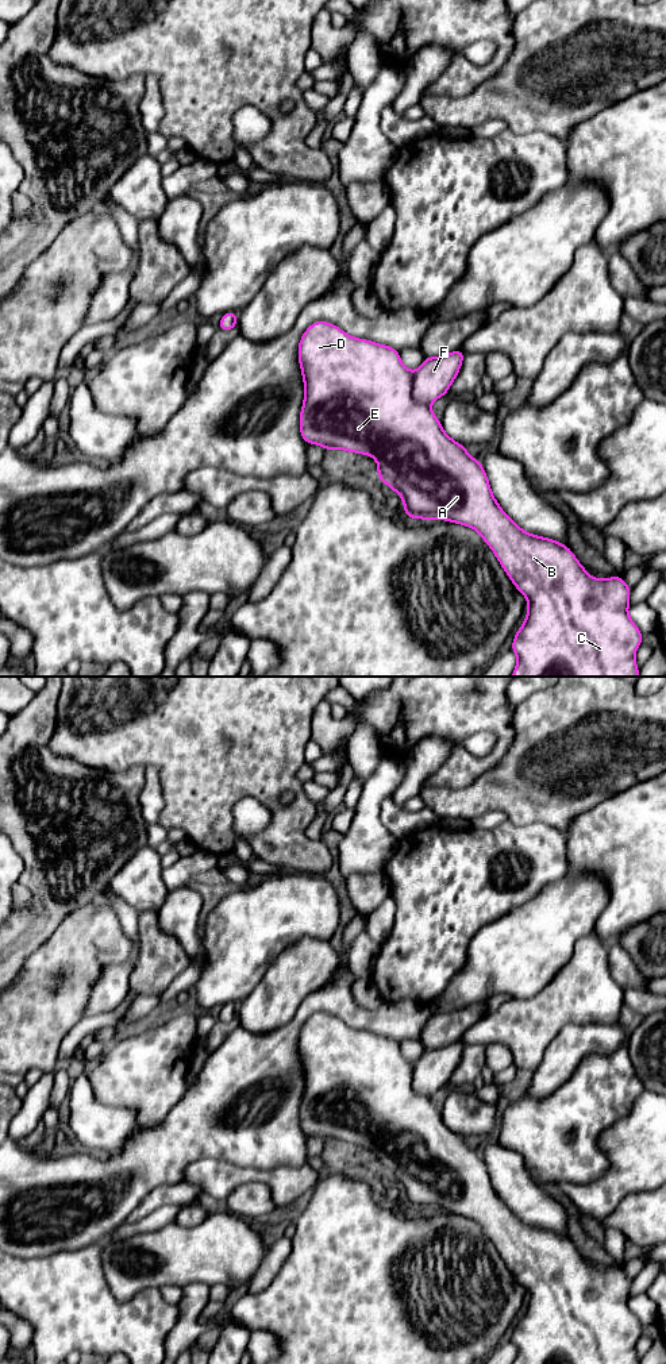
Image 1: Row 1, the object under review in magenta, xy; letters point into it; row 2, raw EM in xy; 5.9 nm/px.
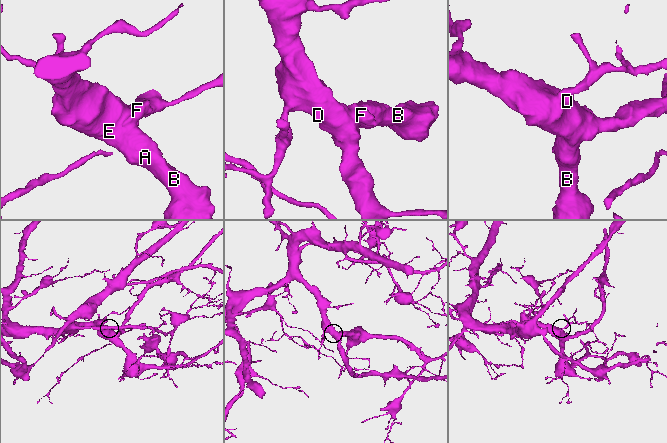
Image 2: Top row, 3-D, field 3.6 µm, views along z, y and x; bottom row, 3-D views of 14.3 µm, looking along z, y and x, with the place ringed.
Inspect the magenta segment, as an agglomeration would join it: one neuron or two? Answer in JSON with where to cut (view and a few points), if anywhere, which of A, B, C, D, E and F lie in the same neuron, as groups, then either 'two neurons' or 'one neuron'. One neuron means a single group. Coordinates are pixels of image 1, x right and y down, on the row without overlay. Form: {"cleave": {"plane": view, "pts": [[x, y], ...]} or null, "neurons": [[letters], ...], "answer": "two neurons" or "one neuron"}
{"cleave": null, "neurons": [["A", "B", "C", "D", "E", "F"]], "answer": "one neuron"}

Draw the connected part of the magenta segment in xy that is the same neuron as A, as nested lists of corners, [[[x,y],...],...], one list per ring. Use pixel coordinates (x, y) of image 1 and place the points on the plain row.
[[[319,1012],[304,1022],[297,1045],[304,1072],[299,1110],[303,1132],[328,1144],[338,1140],[373,1148],[378,1155],[377,1171],[403,1188],[408,1210],[439,1210],[476,1221],[515,1279],[526,1287],[528,1303],[511,1337],[517,1348],[513,1364],[639,1364],[635,1344],[643,1334],[643,1325],[628,1307],[631,1279],[623,1268],[594,1269],[566,1236],[521,1221],[496,1192],[481,1152],[471,1149],[466,1138],[451,1130],[431,1102],[430,1097],[446,1087],[457,1070],[466,1047],[462,1040],[426,1048],[412,1064],[403,1056],[399,1041],[354,1029],[335,1016]]]

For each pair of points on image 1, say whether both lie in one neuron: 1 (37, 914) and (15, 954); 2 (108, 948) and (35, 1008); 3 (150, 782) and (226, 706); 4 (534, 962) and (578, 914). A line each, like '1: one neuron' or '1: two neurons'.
1: one neuron
2: one neuron
3: two neurons
4: one neuron

